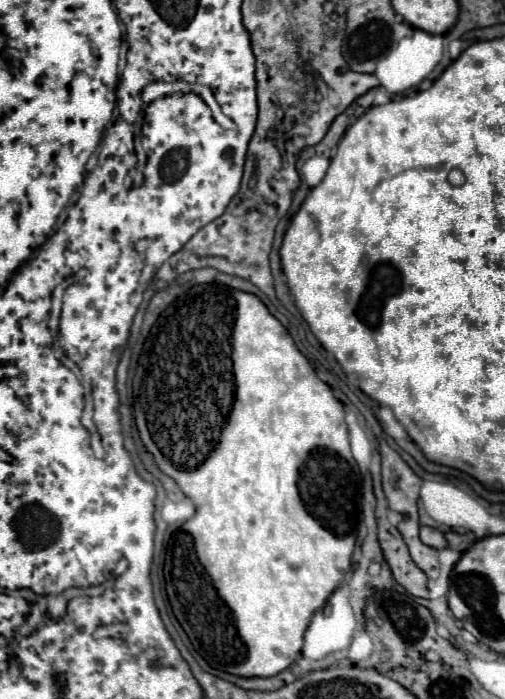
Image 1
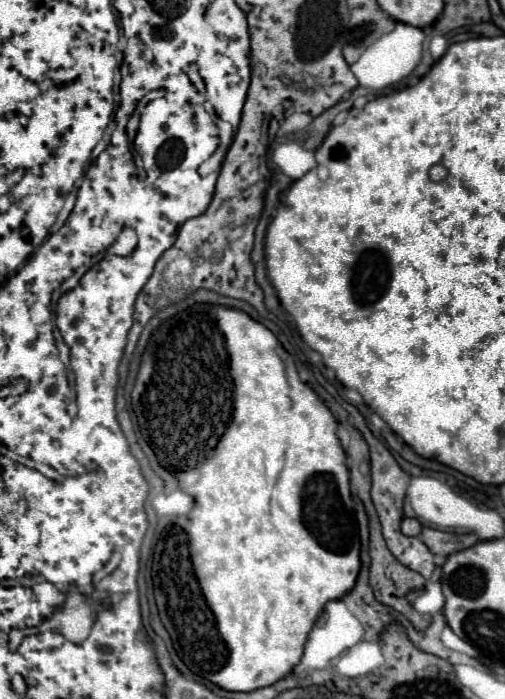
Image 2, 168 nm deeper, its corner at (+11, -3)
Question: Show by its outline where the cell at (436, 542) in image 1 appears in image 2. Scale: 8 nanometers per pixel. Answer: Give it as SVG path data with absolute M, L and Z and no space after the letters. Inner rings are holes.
M404 517L402 519L402 533L408 535L408 537L418 537L422 531L422 525L418 519L412 519L412 517Z

